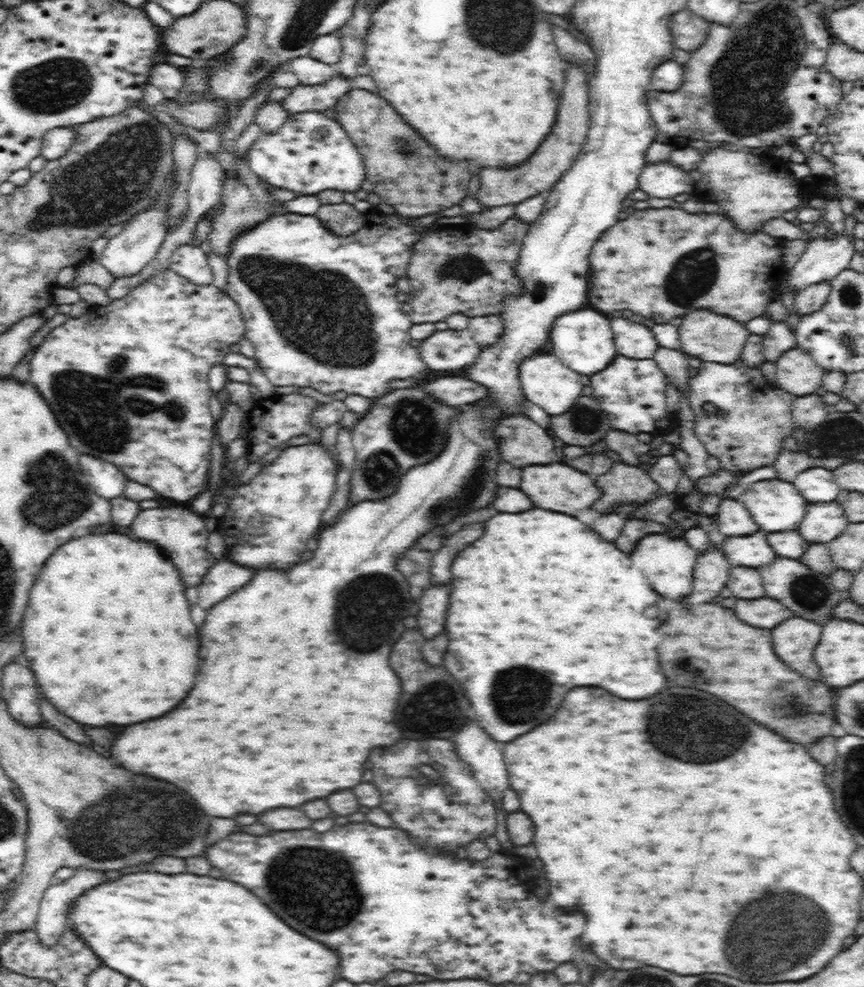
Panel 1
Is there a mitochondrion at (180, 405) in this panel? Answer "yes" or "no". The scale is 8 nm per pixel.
yes

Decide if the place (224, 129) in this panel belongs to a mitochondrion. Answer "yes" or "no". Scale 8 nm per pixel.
no

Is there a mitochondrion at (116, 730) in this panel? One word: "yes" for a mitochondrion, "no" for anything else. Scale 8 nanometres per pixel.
no

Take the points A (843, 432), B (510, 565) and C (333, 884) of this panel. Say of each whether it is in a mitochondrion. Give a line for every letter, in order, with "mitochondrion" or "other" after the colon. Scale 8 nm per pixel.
A: mitochondrion
B: other
C: mitochondrion

